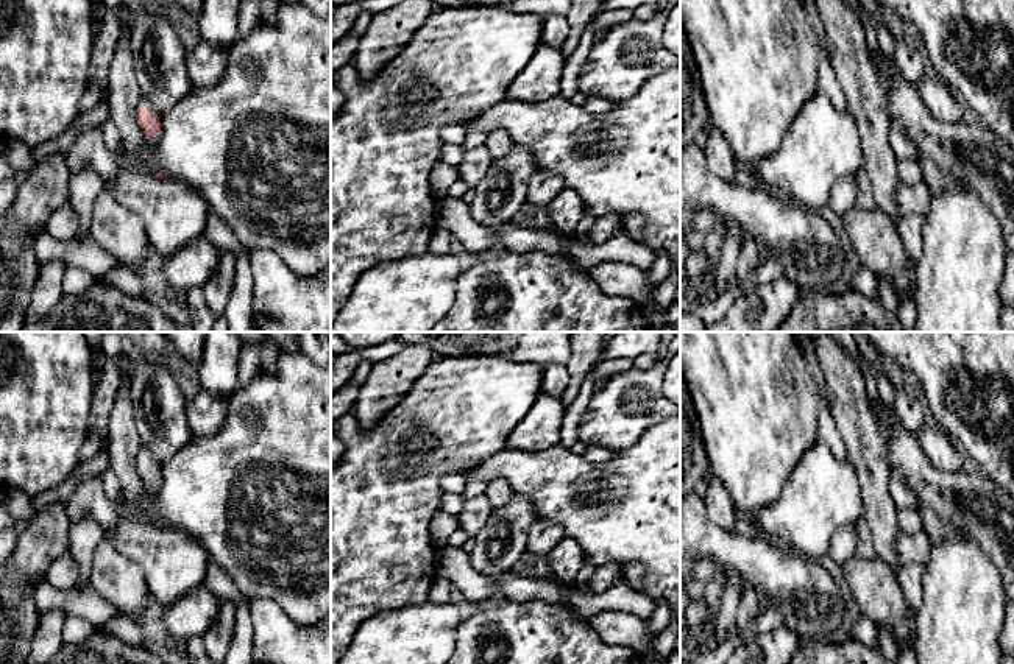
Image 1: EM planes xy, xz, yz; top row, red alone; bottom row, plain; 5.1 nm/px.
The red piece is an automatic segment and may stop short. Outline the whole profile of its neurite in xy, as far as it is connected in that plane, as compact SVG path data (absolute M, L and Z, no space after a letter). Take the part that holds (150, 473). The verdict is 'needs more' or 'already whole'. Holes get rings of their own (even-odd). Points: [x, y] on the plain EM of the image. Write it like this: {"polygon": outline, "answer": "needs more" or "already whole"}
{"polygon": "M140 447L136 460L137 472L142 479L142 483L148 486L156 486L161 480L161 464L156 457L147 449Z", "answer": "needs more"}

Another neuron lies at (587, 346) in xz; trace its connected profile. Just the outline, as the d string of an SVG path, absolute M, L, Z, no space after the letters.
M573 332L571 346L573 354L566 363L569 383L560 396L565 408L573 404L579 388L588 377L588 373L601 360L604 351L604 332Z

